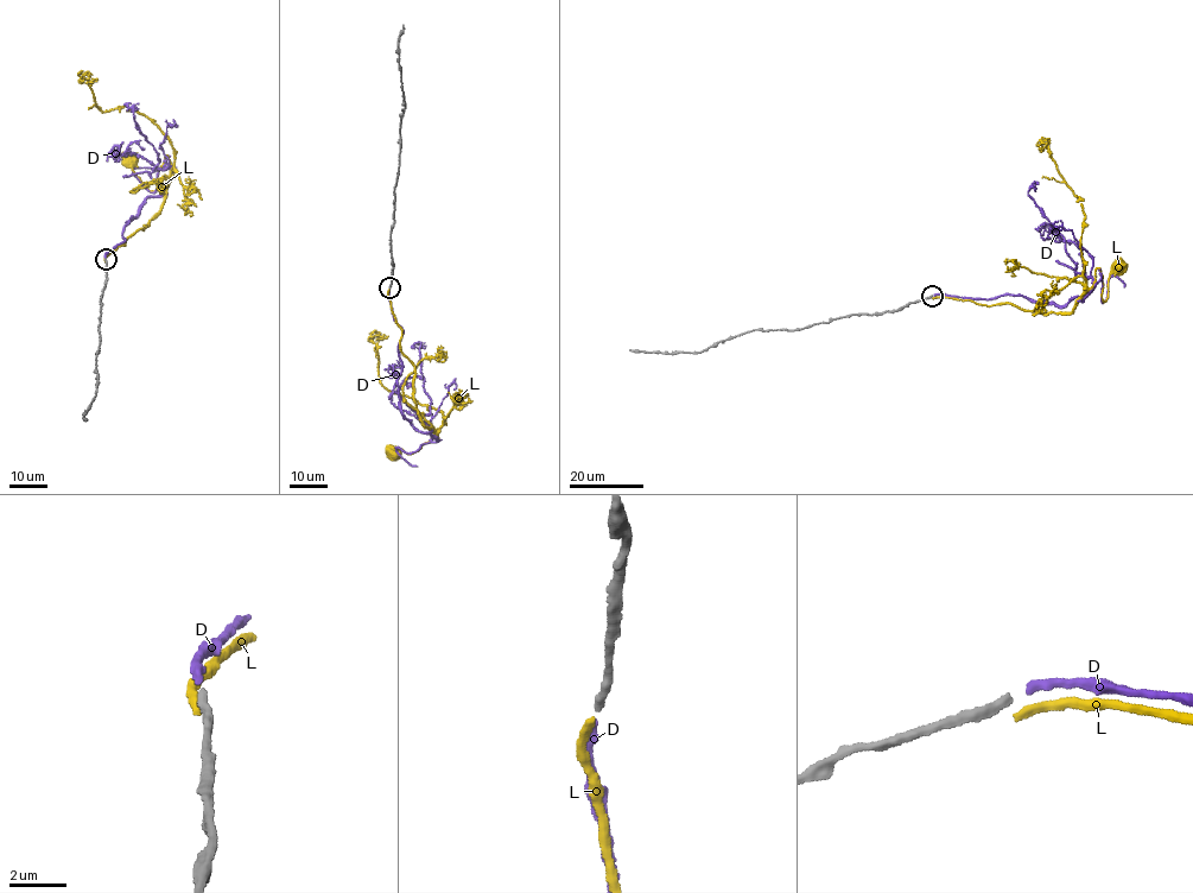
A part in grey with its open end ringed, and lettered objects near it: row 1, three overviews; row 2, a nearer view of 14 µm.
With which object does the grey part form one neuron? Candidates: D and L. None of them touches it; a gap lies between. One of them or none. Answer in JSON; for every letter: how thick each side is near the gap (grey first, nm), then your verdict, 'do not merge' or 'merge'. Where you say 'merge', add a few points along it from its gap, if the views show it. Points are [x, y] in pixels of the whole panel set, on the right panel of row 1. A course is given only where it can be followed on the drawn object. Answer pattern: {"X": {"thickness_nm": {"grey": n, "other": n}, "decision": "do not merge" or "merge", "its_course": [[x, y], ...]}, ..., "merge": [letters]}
{"D": {"thickness_nm": {"grey": 320, "other": 340}, "decision": "merge", "its_course": [[933, 296], [1022, 296], [1063, 306], [1084, 298], [1093, 280], [1077, 272], [1065, 241], [1028, 194], [1039, 183]]}, "L": {"thickness_nm": {"grey": 320, "other": 360}, "decision": "do not merge"}, "merge": ["D"]}

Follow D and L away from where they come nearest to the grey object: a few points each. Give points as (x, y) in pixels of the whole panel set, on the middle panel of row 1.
D: (389, 290), (403, 329), (399, 406), (436, 438), (423, 417), (431, 400), (422, 342), (412, 348)
L: (389, 289), (400, 348), (413, 366), (420, 424), (438, 437), (408, 453), (393, 450)

